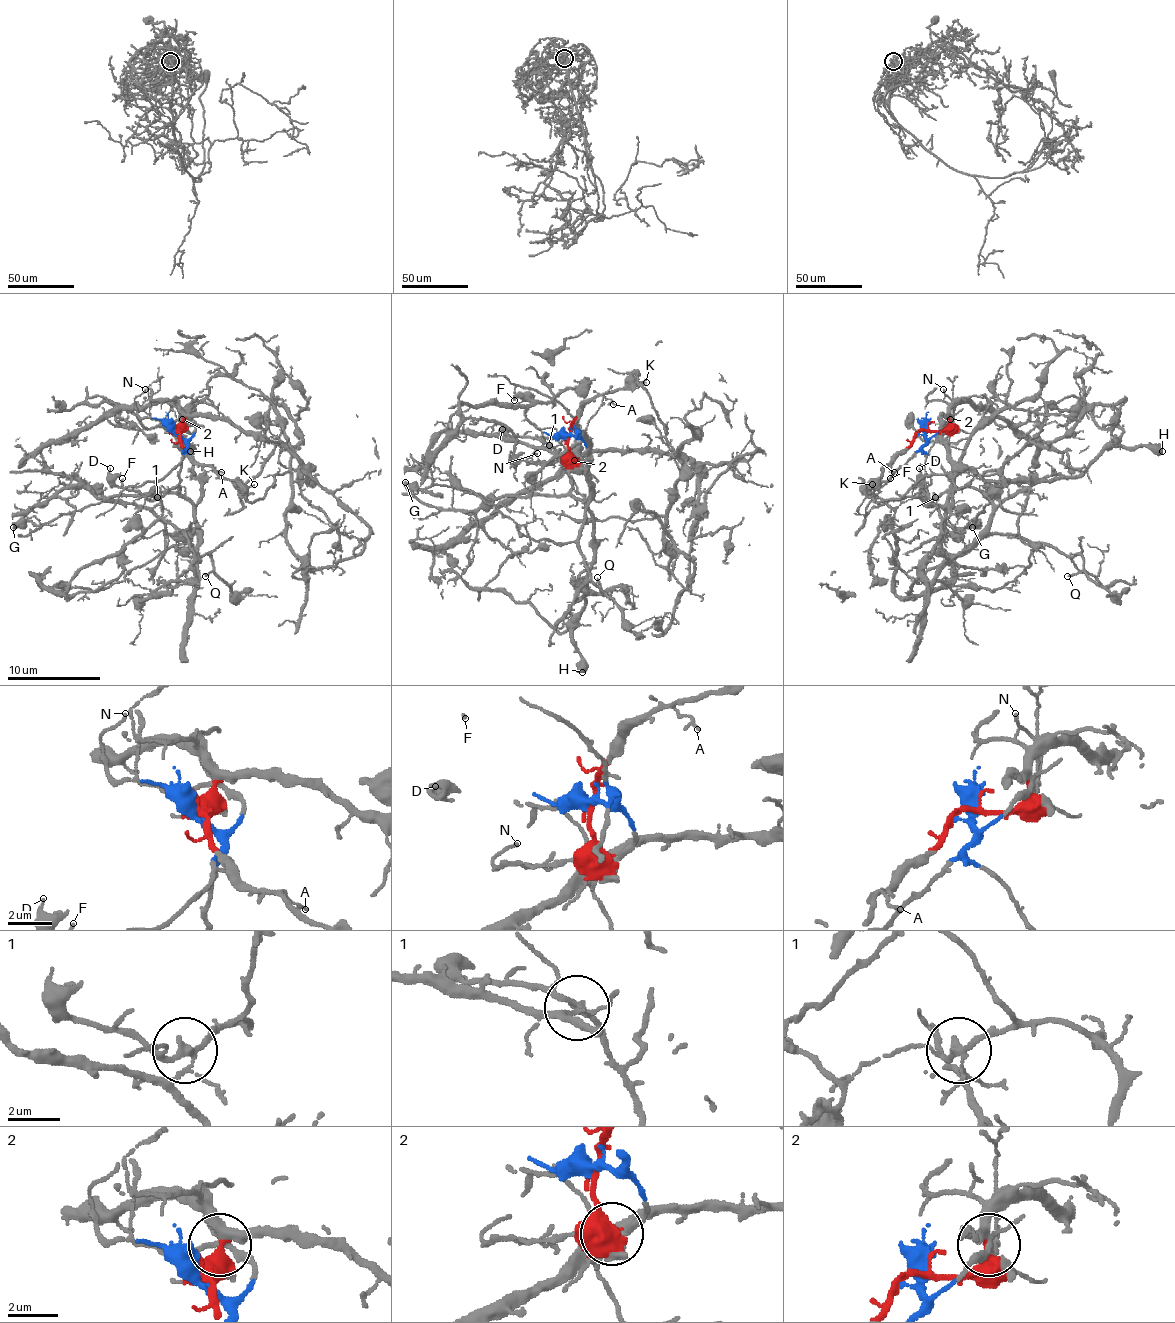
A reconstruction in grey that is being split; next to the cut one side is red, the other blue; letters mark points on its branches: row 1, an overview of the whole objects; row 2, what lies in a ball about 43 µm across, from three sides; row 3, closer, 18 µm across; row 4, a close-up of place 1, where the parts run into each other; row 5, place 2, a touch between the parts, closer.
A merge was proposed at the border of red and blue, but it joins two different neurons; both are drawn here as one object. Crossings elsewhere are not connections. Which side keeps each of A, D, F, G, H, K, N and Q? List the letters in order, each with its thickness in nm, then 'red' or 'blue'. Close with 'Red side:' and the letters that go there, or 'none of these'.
A: calibre 150 nm; red
D: calibre 220 nm; blue
F: calibre 130 nm; blue
G: calibre 500 nm; blue
H: calibre 600 nm; blue
K: calibre 130 nm; red
N: calibre 70 nm; blue
Q: calibre 150 nm; blue
Red side: A, K

